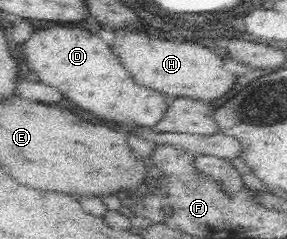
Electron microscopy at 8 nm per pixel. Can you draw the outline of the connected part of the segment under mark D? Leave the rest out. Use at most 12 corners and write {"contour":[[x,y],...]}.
{"contour":[[45,23],[25,41],[41,83],[111,121],[152,128],[163,95],[107,45]]}

